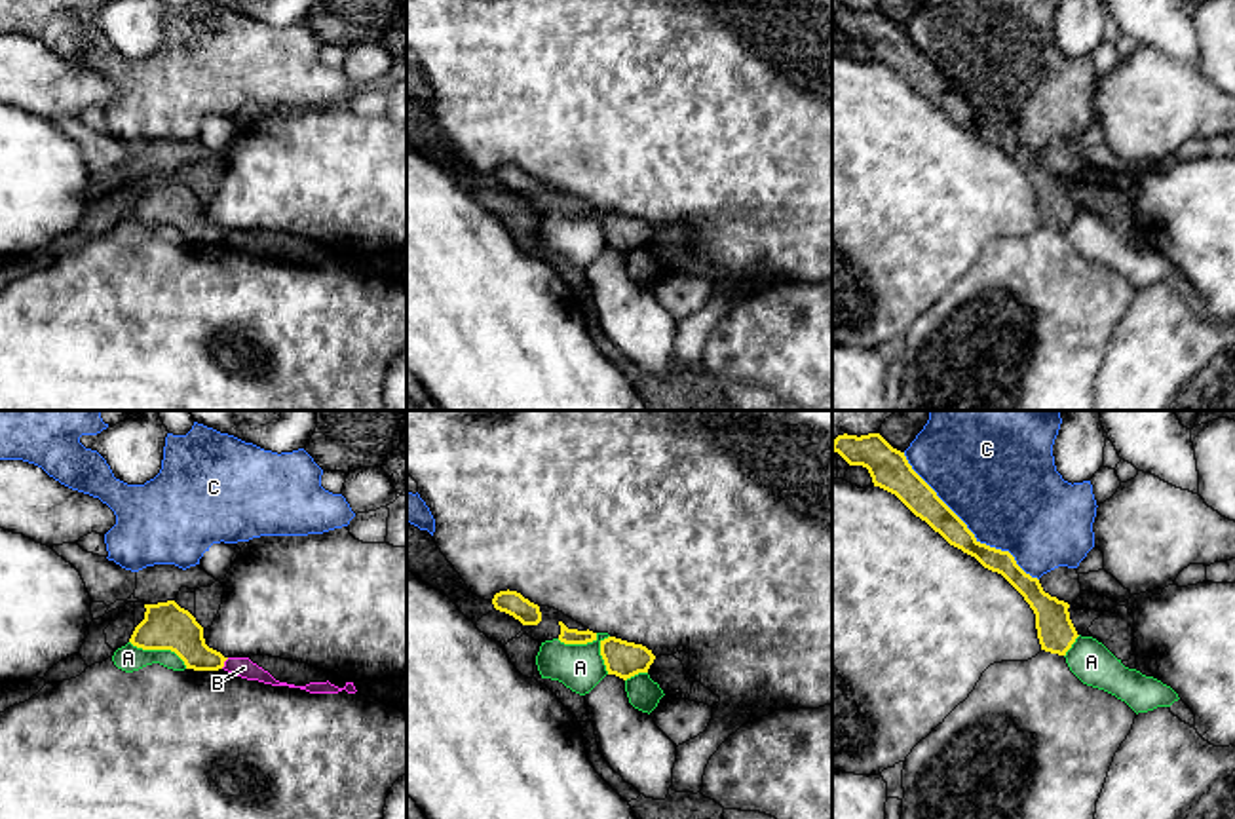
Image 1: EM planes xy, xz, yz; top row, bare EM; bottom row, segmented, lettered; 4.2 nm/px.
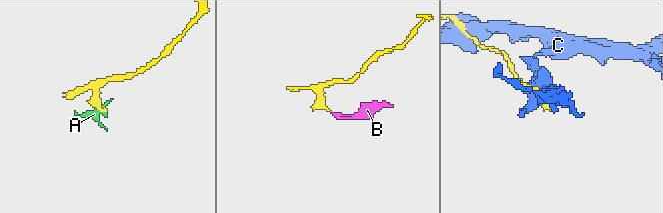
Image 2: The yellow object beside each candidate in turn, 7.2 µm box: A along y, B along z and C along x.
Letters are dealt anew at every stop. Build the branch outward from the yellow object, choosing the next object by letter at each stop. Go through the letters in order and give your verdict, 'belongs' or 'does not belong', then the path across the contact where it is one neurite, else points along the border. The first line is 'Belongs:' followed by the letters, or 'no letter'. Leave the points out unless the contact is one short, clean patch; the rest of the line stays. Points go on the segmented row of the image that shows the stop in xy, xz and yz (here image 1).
Belongs: no letter
A: does not belong
B: does not belong; border xy (228, 658), (221, 667)
C: does not belong

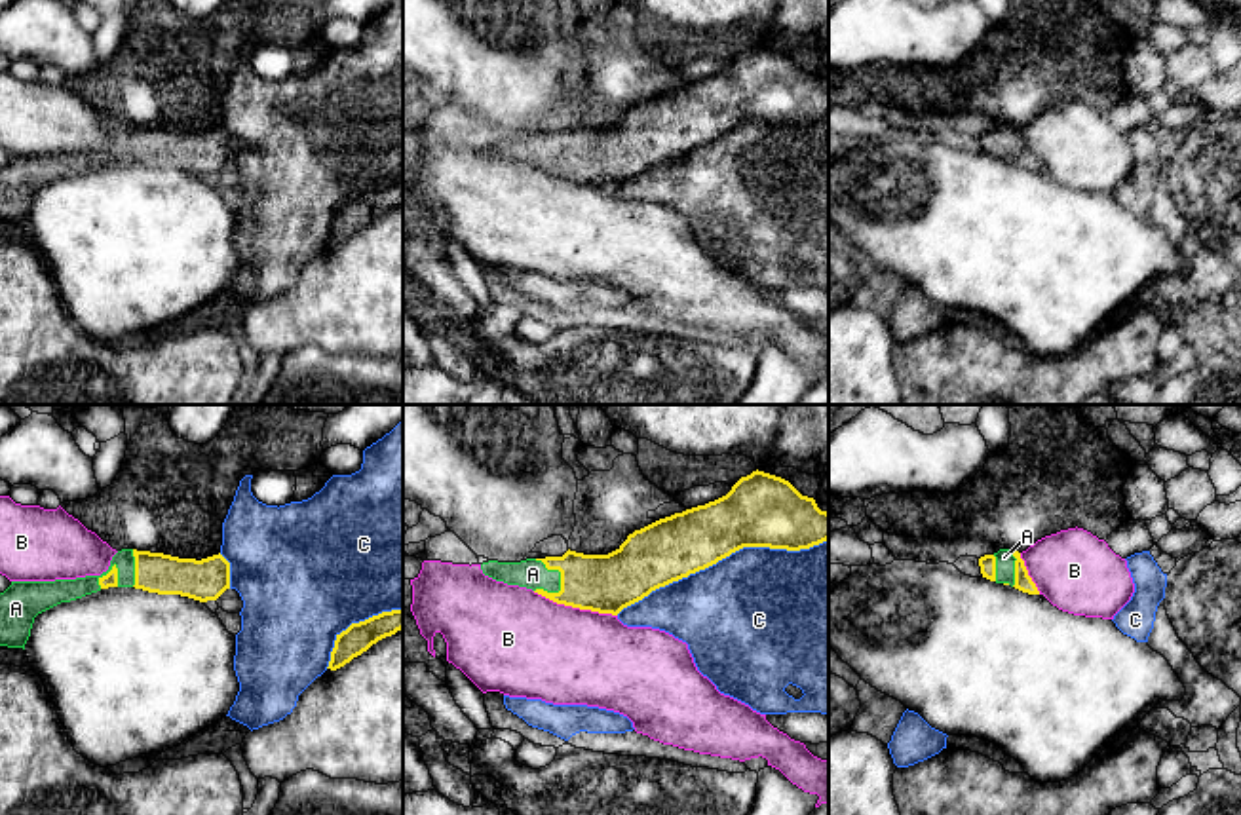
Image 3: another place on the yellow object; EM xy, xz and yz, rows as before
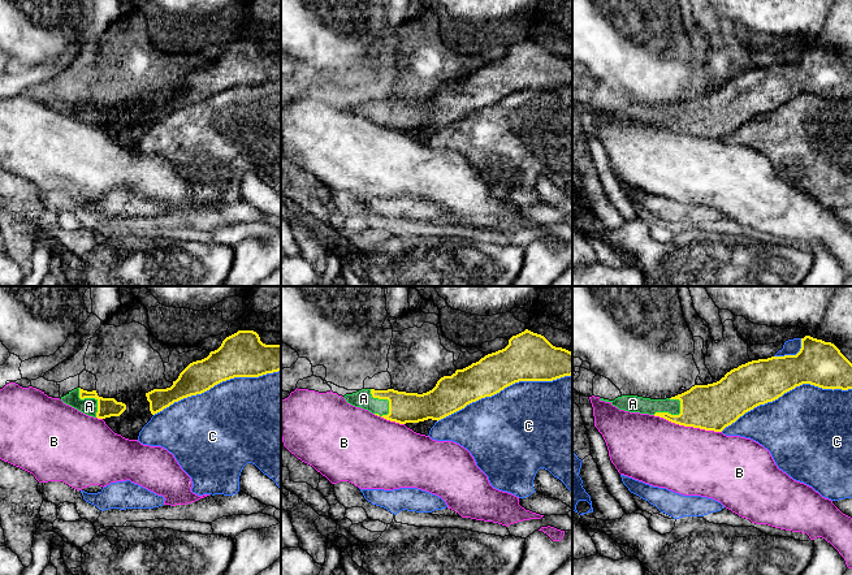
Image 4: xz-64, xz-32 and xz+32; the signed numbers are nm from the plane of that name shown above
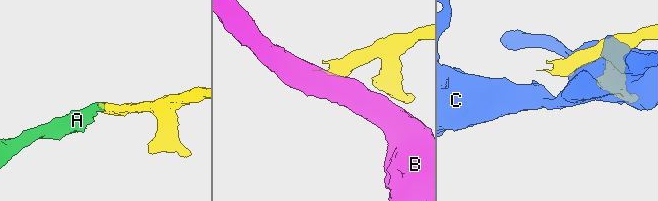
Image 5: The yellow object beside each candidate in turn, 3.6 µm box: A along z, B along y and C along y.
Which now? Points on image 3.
Belongs: A
A: belongs; way xz (607, 584), (569, 580), (557, 568), (533, 574)
B: does not belong
C: does not belong

